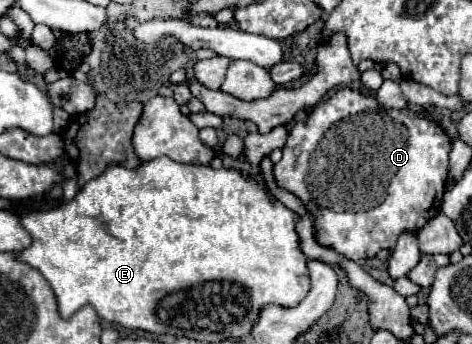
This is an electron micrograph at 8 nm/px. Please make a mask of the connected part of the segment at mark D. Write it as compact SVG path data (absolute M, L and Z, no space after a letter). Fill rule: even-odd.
M344 87L340 91L336 91L328 101L316 105L316 109L308 115L306 121L300 121L294 125L294 129L288 135L288 141L284 145L284 155L280 159L280 163L274 165L274 177L278 181L280 187L288 189L290 193L298 195L304 205L308 207L308 211L314 217L316 223L316 235L318 235L318 243L332 247L336 253L344 255L346 259L358 261L358 259L370 259L374 257L380 249L392 249L396 245L396 239L402 231L418 231L422 225L426 225L426 221L430 221L434 215L440 213L440 205L442 205L442 195L446 189L446 177L448 177L448 155L452 149L452 141L448 137L448 133L442 129L440 123L422 117L410 109L382 109L378 99L370 93L362 93L360 89L350 89ZM306 189L312 191L316 201L306 201Z

